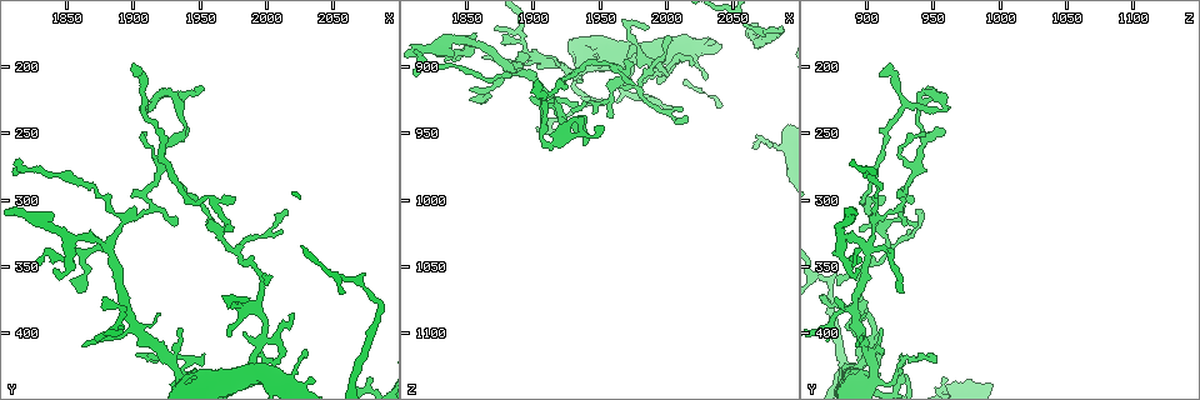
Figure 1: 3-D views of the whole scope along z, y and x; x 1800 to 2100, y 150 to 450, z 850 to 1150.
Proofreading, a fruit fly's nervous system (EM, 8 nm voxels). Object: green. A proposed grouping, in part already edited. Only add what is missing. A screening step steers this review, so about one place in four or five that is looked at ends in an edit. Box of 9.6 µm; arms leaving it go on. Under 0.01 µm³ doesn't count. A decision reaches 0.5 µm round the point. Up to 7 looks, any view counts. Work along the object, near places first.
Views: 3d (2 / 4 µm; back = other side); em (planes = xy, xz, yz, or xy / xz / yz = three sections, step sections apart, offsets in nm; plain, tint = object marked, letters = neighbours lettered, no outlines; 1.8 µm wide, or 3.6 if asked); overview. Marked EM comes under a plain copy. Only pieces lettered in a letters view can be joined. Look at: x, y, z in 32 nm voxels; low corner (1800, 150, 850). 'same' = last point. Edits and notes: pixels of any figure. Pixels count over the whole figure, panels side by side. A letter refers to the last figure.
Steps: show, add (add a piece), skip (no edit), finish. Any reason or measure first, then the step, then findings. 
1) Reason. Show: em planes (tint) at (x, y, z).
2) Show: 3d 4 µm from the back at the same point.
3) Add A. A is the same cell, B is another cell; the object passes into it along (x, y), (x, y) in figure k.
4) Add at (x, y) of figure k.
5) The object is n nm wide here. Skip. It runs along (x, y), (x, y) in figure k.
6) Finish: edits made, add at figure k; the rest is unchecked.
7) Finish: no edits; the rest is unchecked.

Branch stops here. Show: 3d 4 µm at (1938, 248, 958).

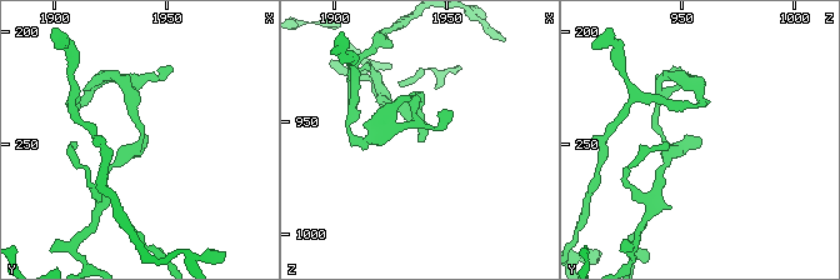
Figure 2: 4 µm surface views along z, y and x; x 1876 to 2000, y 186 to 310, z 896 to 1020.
Need the tissue. Show: em planes (letters) at (1940, 249, 959).

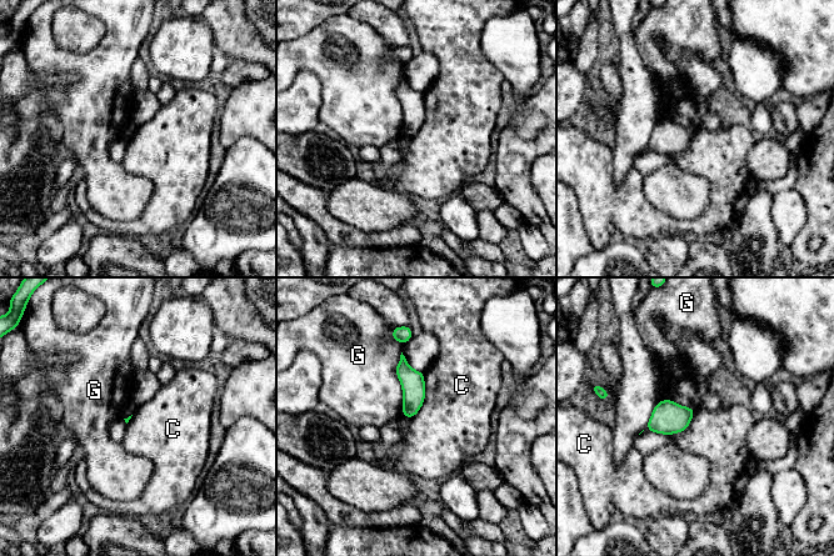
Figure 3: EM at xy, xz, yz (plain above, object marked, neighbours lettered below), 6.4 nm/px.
The longest contact is with G, 420 nm. Skip. C and G are other cells; a border runs along (425, 374), (424, 402), (409, 419) in figure 3; no lettered piece goes on from it.

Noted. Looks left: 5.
Show: em planes (letters) at (1910, 310, 920).

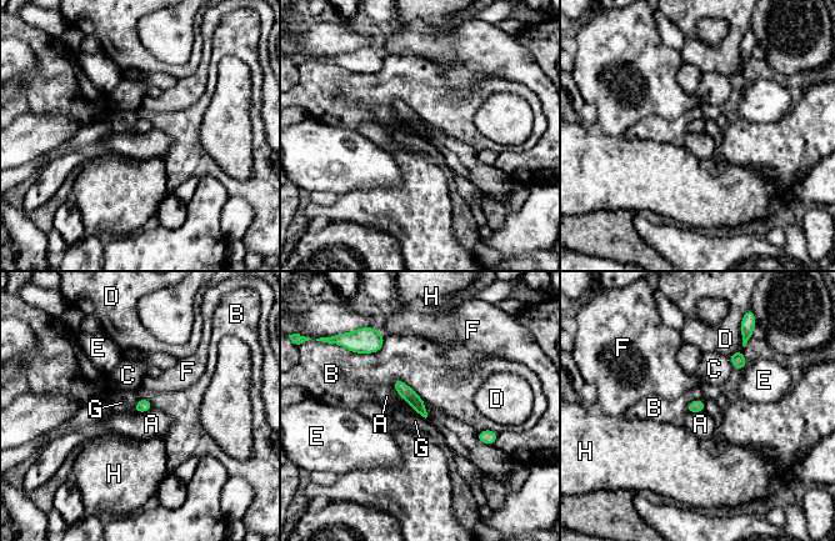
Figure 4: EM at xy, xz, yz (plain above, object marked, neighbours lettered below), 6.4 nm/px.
The object is 80 nm wide here. Skip. A, B, C, D, E, F, G and H are other cells; a border runs along (393, 385), (396, 392), (416, 412) in figure 4; no lettered piece goes on from it.

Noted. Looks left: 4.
An open end. Show: em planes (letters) at (2018, 384, 896).

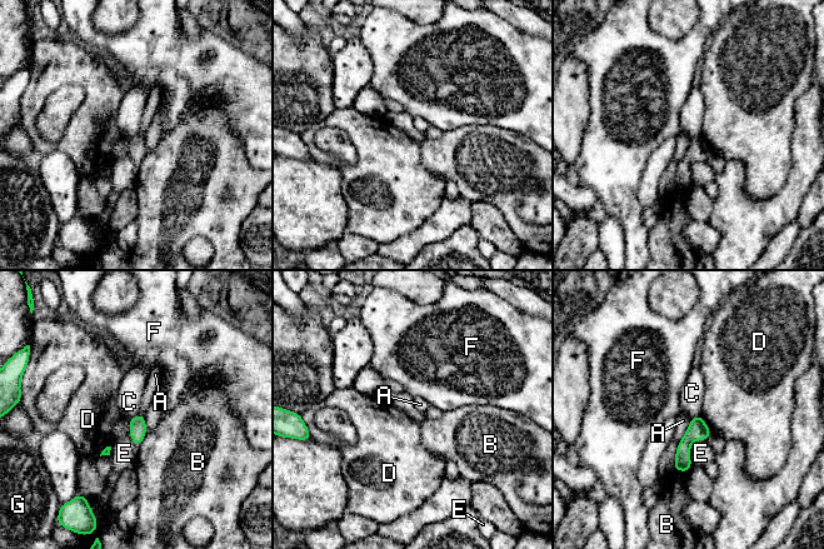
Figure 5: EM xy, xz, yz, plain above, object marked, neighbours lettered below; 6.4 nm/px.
Skip. A, B, C, D, E, F and G are other cells; a border runs along (699, 414), (692, 418) in figure 5; no lettered piece goes on from it.

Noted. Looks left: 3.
Finish: no edits; the rest is unchecked.

